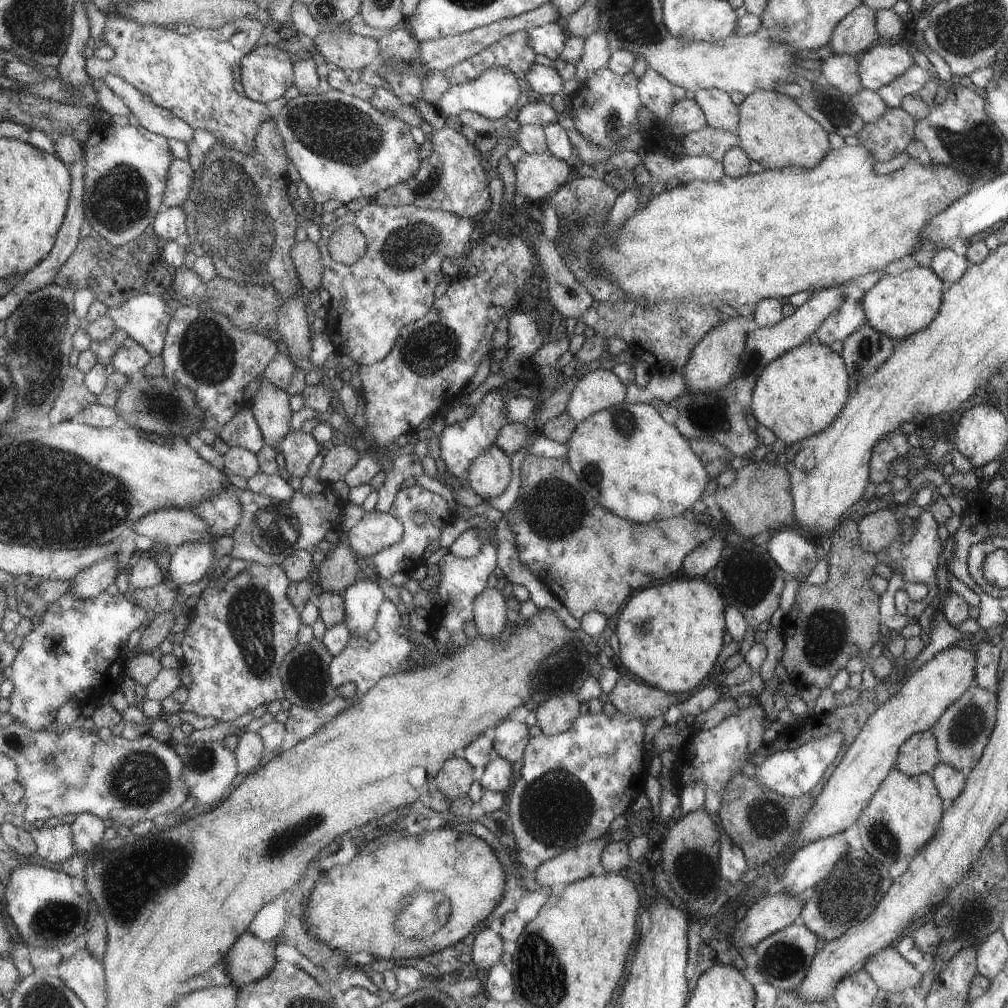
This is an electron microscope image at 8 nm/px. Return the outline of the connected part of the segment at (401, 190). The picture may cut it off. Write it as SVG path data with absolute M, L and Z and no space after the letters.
M447 125L435 131L431 139L434 142L433 153L424 160L417 175L382 191L372 202L378 205L416 205L440 209L473 219L485 215L491 200L488 185L494 173L482 167L477 143L470 142L462 132Z

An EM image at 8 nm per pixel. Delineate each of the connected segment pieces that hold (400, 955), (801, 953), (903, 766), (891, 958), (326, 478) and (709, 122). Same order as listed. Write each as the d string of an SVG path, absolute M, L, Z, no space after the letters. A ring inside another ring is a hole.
M455 827L426 831L420 836L410 836L410 832L404 831L390 832L390 836L386 836L386 840L378 840L370 852L360 851L354 860L345 865L336 865L326 872L324 878L326 880L317 884L307 902L304 924L307 931L335 951L345 954L366 952L375 959L391 961L428 956L462 942L498 905L506 880L492 847L475 834L460 832ZM424 889L438 891L445 898L450 898L453 904L450 922L432 936L412 941L402 939L396 932L395 922Z
M799 921L769 934L754 946L758 958L756 964L758 972L764 976L765 982L770 983L778 992L798 987L806 978L814 955L818 951L816 948L818 939L816 934Z
M930 731L916 733L899 748L895 767L906 776L928 774L940 762L937 740Z
M892 947L872 955L864 968L879 988L893 993L903 993L908 988L915 989L925 975Z
M347 445L335 446L327 454L319 472L319 479L330 484L344 479L352 472L363 456L364 454L359 448Z
M700 89L695 101L702 109L706 126L735 133L739 123L739 110L731 93L720 89Z

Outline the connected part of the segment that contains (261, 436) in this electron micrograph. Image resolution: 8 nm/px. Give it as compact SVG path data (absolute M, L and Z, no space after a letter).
M251 407L236 415L219 436L231 447L244 447L256 454L267 445L264 431Z

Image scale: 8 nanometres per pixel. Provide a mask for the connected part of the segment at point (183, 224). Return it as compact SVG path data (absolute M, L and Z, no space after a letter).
M184 207L163 209L152 226L157 238L176 241L186 239L189 232L189 214Z

